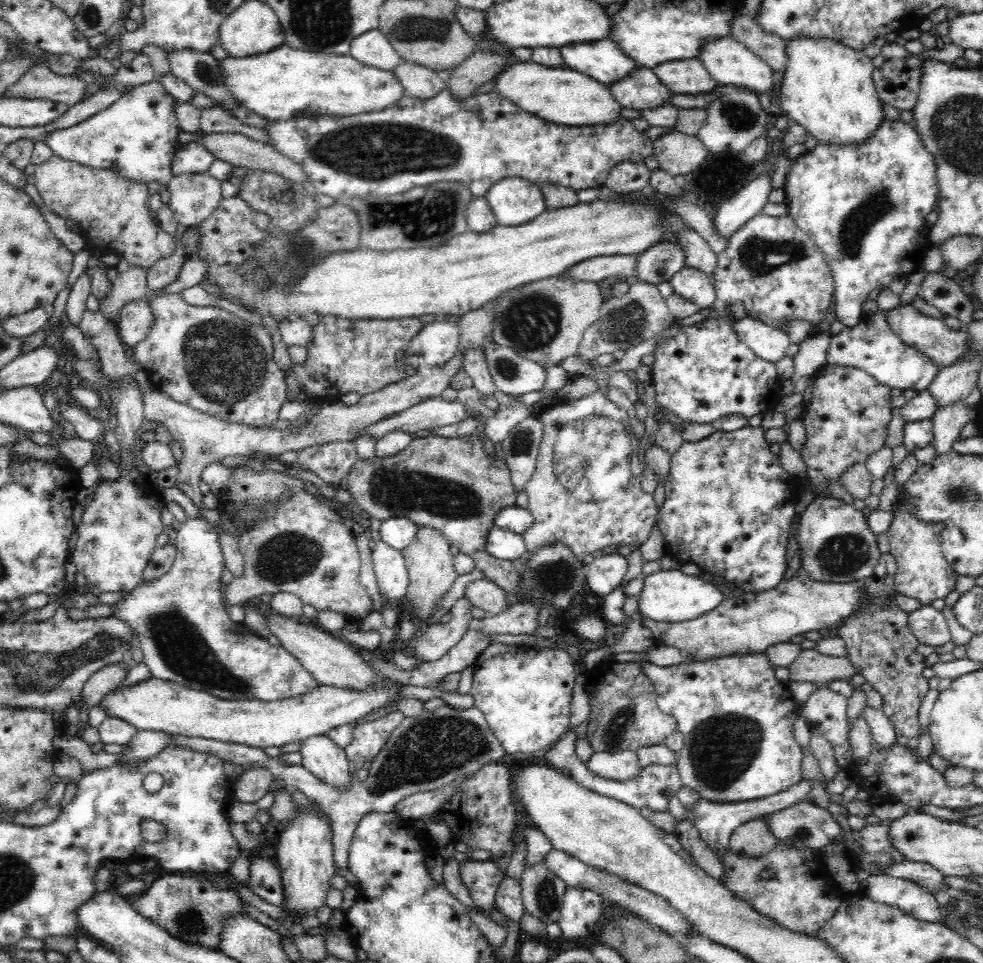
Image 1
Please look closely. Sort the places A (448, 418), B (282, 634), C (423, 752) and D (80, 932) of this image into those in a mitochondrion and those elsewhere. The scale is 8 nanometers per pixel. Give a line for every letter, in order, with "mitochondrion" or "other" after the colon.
A: other
B: other
C: mitochondrion
D: other

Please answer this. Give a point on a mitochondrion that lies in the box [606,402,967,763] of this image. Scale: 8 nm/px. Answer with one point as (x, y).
(841, 555)

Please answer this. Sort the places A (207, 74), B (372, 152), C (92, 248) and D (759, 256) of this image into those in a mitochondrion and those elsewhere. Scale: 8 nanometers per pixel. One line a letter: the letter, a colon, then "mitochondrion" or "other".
A: mitochondrion
B: mitochondrion
C: other
D: mitochondrion

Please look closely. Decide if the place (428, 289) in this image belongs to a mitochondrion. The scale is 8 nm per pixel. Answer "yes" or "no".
no

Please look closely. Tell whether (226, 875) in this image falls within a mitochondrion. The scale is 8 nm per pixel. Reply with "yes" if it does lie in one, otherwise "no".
no

